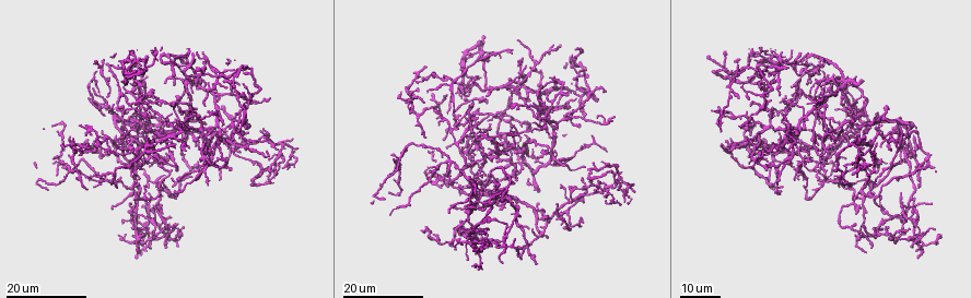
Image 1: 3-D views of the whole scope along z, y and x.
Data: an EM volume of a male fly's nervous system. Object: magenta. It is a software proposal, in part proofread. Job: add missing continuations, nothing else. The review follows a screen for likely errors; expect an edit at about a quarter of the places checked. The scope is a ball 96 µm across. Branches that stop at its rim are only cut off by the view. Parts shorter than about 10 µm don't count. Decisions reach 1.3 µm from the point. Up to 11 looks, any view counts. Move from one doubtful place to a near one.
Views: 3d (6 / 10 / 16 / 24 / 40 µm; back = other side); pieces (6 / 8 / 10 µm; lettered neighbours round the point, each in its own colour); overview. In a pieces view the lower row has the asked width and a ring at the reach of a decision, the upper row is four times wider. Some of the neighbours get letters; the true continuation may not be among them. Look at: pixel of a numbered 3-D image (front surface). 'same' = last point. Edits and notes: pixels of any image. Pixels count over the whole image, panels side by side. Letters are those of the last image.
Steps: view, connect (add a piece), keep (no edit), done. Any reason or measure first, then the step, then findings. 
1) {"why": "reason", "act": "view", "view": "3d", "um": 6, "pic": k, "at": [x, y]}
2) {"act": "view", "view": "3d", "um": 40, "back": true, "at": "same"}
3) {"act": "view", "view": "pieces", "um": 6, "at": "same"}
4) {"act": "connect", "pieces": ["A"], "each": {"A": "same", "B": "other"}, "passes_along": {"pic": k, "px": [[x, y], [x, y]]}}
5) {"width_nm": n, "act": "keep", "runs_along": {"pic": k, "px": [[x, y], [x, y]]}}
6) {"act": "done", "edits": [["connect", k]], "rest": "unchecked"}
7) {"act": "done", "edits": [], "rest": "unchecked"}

{"why": "branch stops here", "act": "view", "view": "3d", "um": 24, "pic": 1, "at": [856, 225]}

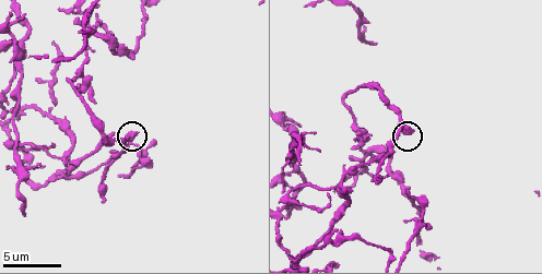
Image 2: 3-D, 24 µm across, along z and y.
{"why": "what lies round it", "act": "view", "view": "pieces", "um": 8, "pic": 2, "at": [137, 135]}

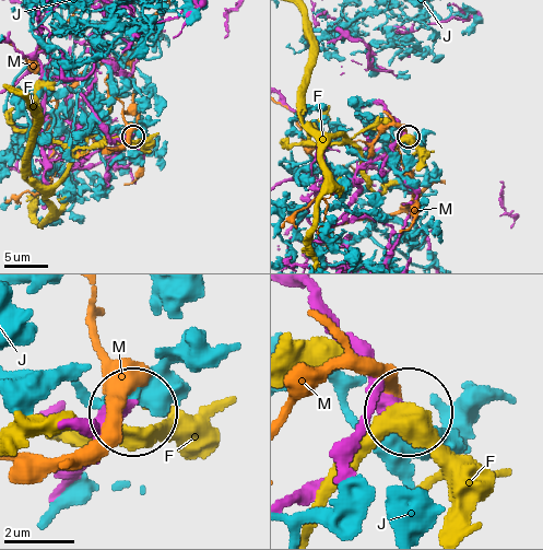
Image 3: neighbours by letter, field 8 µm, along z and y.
{"act": "keep", "each": {"F": "other", "J": "other", "M": "other"}, "runs_along": {"pic": 3, "px": [[79, 431], [128, 412]]}, "found": "none of them fits"}

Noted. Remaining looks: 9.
{"why": "tapers out", "act": "view", "view": "3d", "um": 16, "pic": 1, "at": [174, 149]}

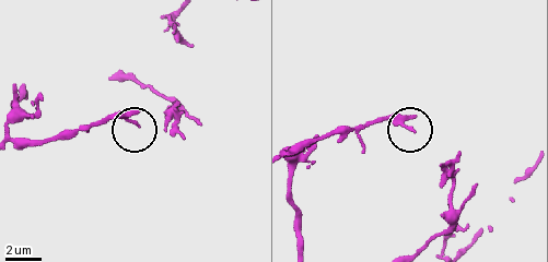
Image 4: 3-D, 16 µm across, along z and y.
{"act": "view", "view": "pieces", "um": 6, "pic": 4, "at": [410, 128]}

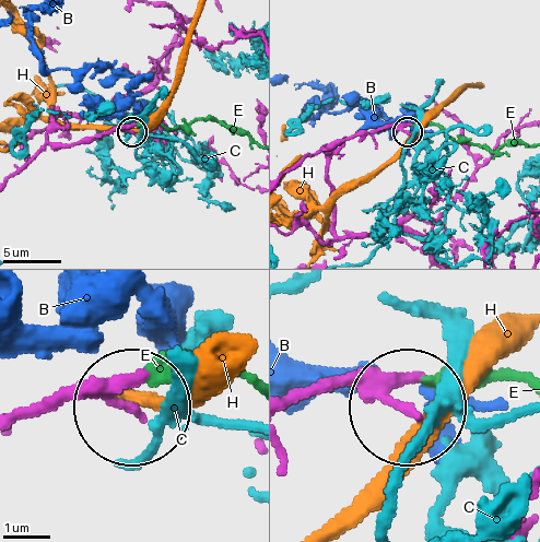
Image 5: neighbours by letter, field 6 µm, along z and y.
{"act": "connect", "pieces": ["E"], "each": {"B": "other", "C": "other", "E": "same", "H": "other"}, "passes_along": {"pic": 5, "px": [[103, 136], [134, 125], [172, 127], [210, 118], [251, 137]]}, "found": "the neuron continues"}

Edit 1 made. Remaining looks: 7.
{"why": "branch stops here", "act": "view", "view": "3d", "um": 24, "pic": 1, "at": [807, 103]}

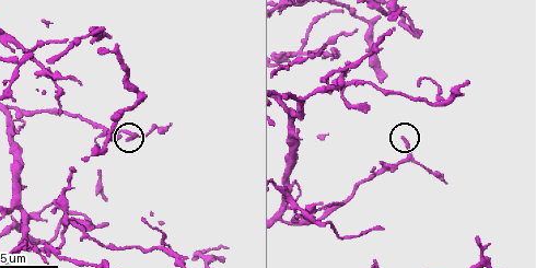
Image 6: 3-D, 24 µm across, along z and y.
{"act": "view", "view": "pieces", "um": 10, "pic": 6, "at": [128, 137]}

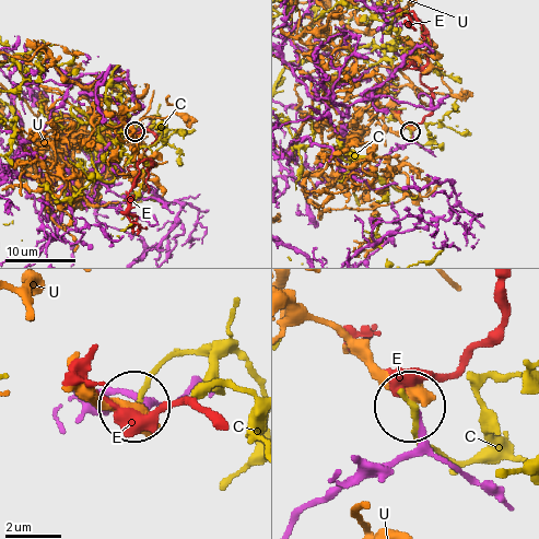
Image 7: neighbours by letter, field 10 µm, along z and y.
{"act": "connect", "pieces": ["E"], "each": {"C": "other", "E": "same", "U": "other"}, "passes_along": {"pic": 7, "px": [[112, 388], [137, 414], [186, 402], [208, 417]]}, "found": "the neuron continues"}

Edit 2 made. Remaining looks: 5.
{"act": "view", "view": "overview"}

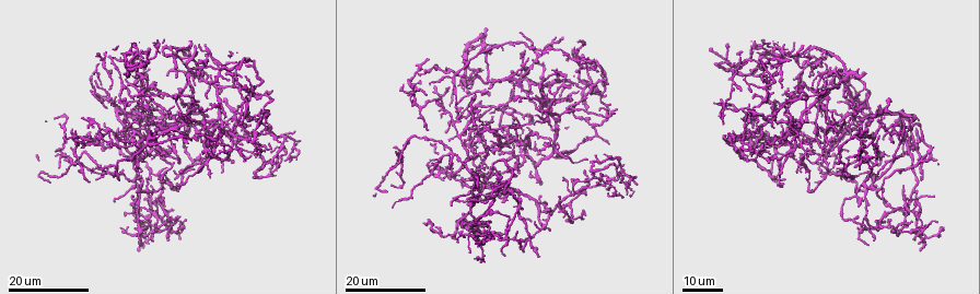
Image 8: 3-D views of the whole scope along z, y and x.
{"why": "branch stops here", "act": "view", "view": "3d", "um": 16, "pic": 8, "at": [256, 156]}

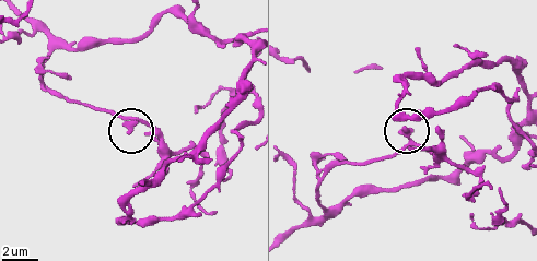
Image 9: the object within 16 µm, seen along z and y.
{"why": "zoom in", "act": "view", "view": "3d", "um": 6, "pic": 9, "at": [406, 127]}

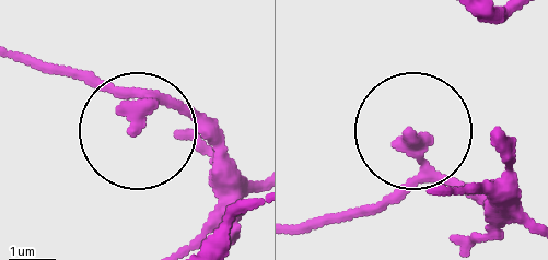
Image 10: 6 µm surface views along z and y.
{"act": "view", "view": "pieces", "um": 8, "pic": 10, "at": [412, 135]}

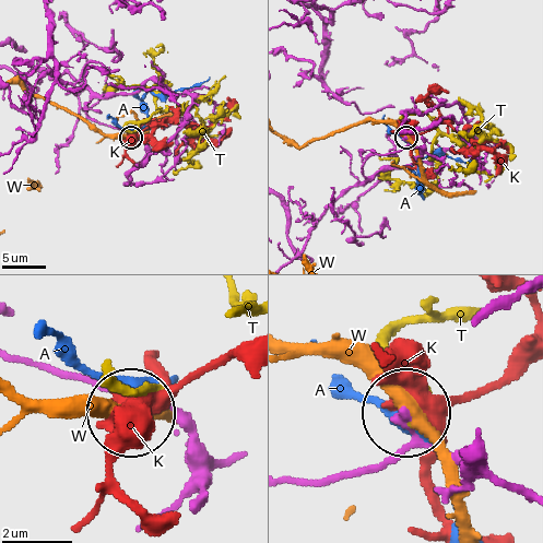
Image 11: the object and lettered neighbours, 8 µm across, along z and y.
{"act": "keep", "each": {"A": "other", "K": "other", "T": "other", "W": "other"}, "found": "none of them fits"}

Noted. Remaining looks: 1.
{"why": "free end", "act": "view", "view": "pieces", "um": 10, "pic": 2, "at": [427, 225]}

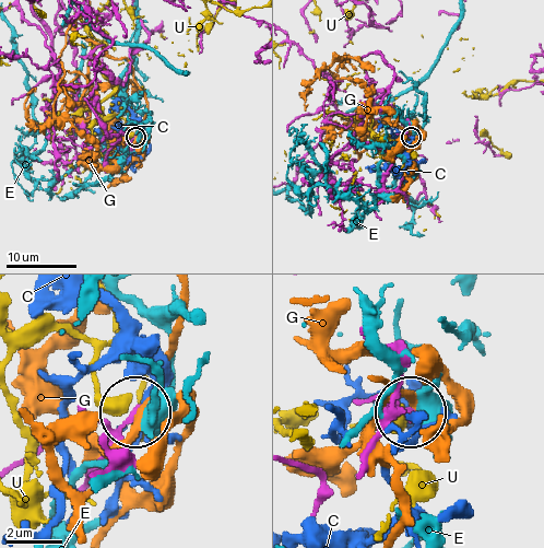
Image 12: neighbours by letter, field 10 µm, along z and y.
{"act": "keep", "each": {"C": "other", "E": "other", "G": "other", "U": "other"}, "found": "no lettered piece goes on from it"}

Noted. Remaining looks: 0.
{"act": "done", "edits": [["connect", 5], ["connect", 7]], "rest": "unchecked"}

